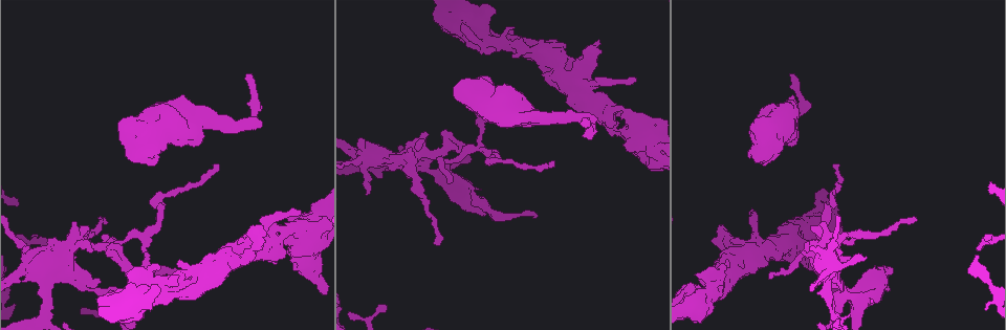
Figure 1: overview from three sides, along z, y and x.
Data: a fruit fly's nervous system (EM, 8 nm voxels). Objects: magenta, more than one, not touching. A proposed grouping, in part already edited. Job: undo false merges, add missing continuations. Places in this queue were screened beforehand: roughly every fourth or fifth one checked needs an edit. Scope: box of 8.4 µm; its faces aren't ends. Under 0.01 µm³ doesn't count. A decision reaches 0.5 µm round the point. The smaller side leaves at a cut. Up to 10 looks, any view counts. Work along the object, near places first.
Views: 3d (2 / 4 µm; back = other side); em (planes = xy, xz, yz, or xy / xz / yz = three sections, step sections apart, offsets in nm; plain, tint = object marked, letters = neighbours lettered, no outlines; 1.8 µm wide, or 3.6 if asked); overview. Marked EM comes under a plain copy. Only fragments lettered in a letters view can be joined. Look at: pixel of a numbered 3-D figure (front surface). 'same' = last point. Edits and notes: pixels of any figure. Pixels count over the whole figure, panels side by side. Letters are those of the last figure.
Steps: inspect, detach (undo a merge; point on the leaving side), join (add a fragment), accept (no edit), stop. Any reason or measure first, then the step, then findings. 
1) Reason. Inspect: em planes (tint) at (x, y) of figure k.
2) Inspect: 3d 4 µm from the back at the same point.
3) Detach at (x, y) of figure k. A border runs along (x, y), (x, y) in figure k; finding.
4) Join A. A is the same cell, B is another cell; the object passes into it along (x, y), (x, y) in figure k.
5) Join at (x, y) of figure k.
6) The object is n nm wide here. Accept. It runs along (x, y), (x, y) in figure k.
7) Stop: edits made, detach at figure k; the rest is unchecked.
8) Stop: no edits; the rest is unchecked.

Looks like a crossing. Inspect: 3d 2 µm at (761, 243) of figure 1.

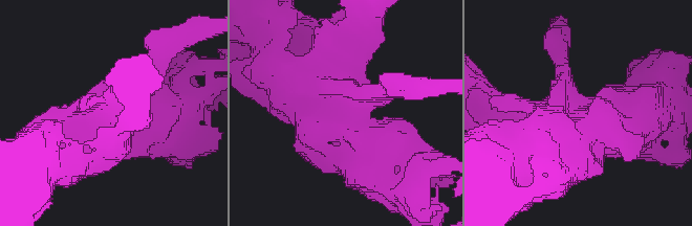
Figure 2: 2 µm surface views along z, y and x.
Inspect: em planes (letters) at (584, 108) of figure 2.

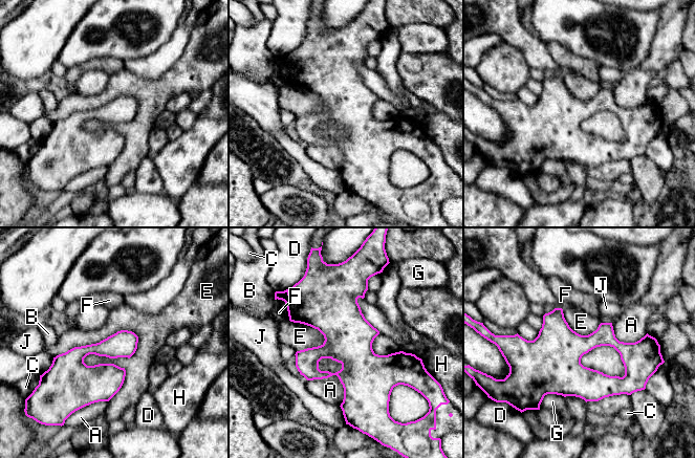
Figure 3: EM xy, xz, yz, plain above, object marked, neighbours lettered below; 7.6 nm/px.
Accept. A, B, C, D, E, F, G, H and J are other cells; a border runs along (138, 336), (117, 330), (53, 357) in figure 3; continuous, no second neuron.

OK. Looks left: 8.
End of a long branch. Inspect: em xz step 16 (tint) at (246, 73) of figure 1.

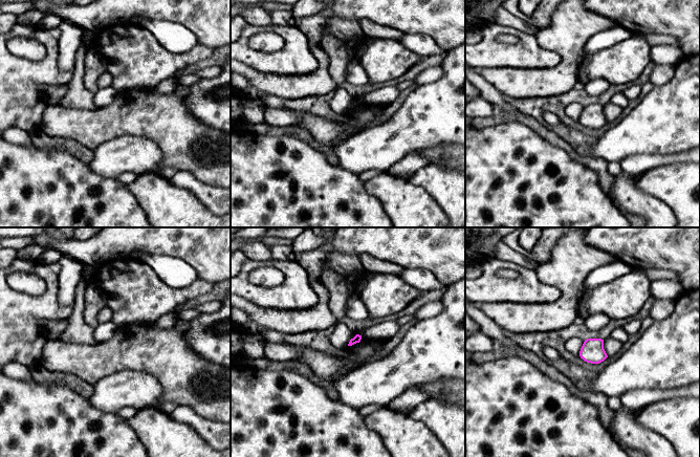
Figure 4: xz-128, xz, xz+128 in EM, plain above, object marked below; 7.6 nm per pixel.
Inspect: em planes (letters) at the same point.

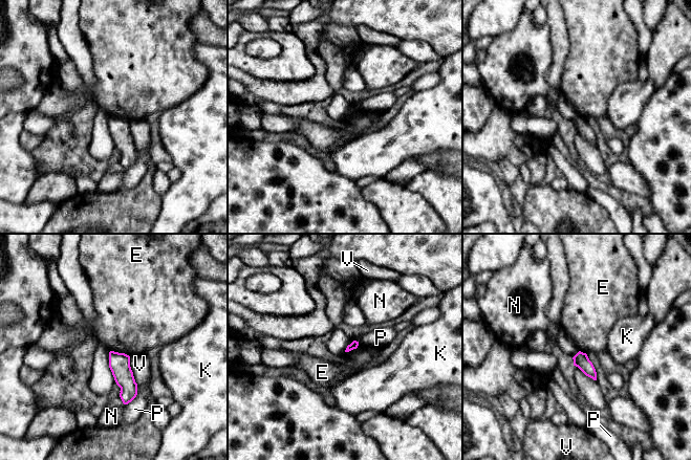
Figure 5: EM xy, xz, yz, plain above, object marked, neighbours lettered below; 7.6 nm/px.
Accept. E, K, N, P and V are other cells; a border runs along (110, 350), (124, 352), (129, 356) in figure 5; no lettered fragment goes on from it.

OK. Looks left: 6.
Sharp bend. Inspect: em 3.6 µm yz step 16 (letters) at (315, 243) of figure 1.

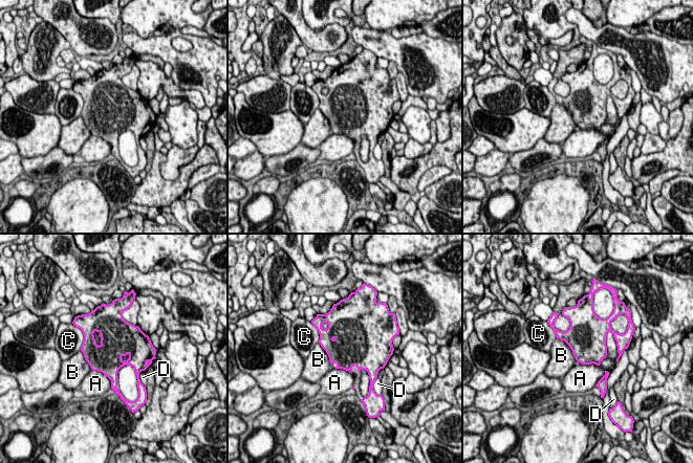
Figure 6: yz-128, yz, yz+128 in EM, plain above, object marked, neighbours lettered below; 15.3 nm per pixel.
Another direction. Inspect: em 3.6 µm planes (letters) at the same point.

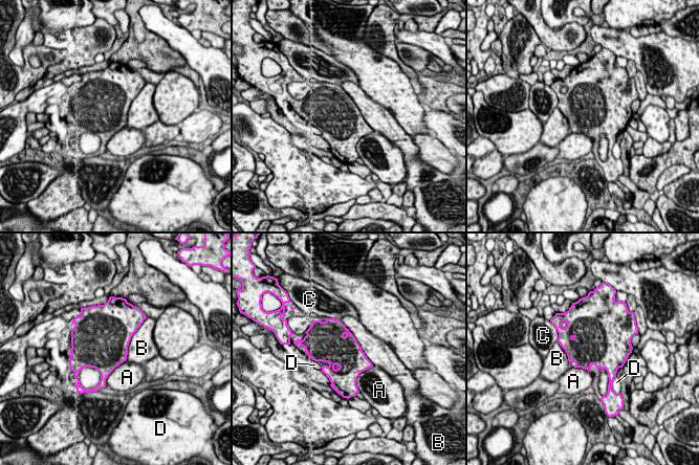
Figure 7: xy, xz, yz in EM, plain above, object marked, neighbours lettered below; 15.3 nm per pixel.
Accept. A, B, C and D are other cells; a border runs along (339, 319), (373, 364) in figure 7; all the same neuron.

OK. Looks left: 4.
Arms run side by side. Inspect: 3d 4 µm at (499, 43) of figure 1.

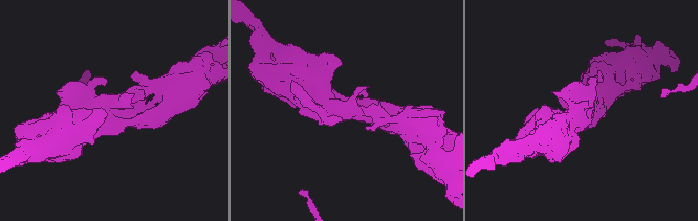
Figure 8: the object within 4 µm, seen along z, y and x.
Inspect: em planes (tint) at (348, 111) of figure 8.

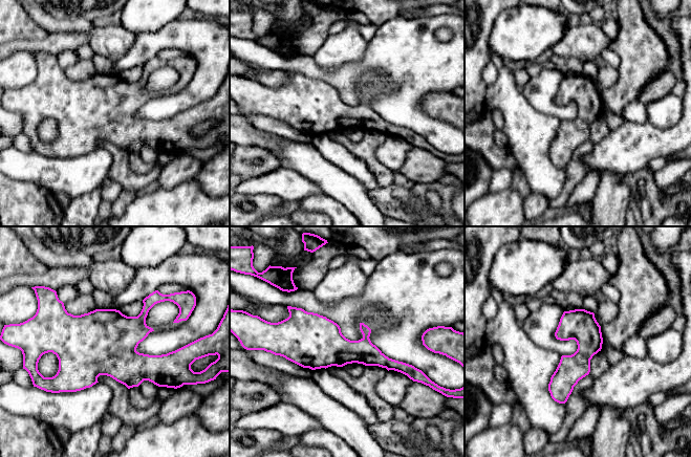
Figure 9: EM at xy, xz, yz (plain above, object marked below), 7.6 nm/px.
See the neighbours. Inspect: em planes (letters) at the same point.

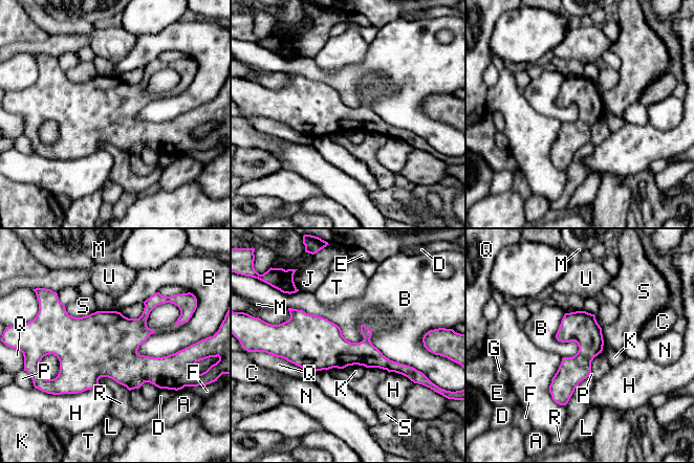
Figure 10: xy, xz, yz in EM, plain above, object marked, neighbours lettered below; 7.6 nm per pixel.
Accept. A, B, C, D, E, F, G, H, J, K, L, M, N, P, Q, R, S, T and U are other cells; it runs along (583, 313), (584, 357), (563, 383), (562, 402) in figure 10; all the same neuron.

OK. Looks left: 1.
Stop: no edits; the rest is unchecked.

